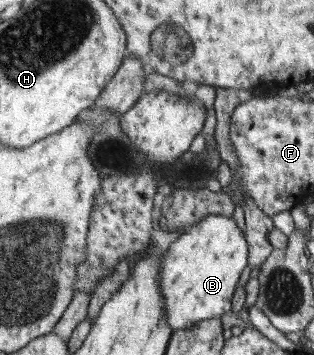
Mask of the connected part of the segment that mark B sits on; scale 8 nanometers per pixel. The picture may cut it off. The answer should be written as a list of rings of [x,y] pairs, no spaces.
[[[208,216],[204,220],[199,221],[196,225],[192,225],[184,235],[181,235],[175,243],[167,248],[167,251],[163,254],[164,260],[160,261],[160,279],[161,289],[164,290],[165,295],[165,309],[168,310],[169,322],[168,325],[172,327],[173,331],[192,329],[196,324],[200,324],[200,321],[220,318],[225,312],[231,310],[231,300],[233,300],[233,294],[235,294],[236,285],[240,279],[241,273],[247,266],[247,243],[244,234],[239,231],[233,217],[222,216]]]

